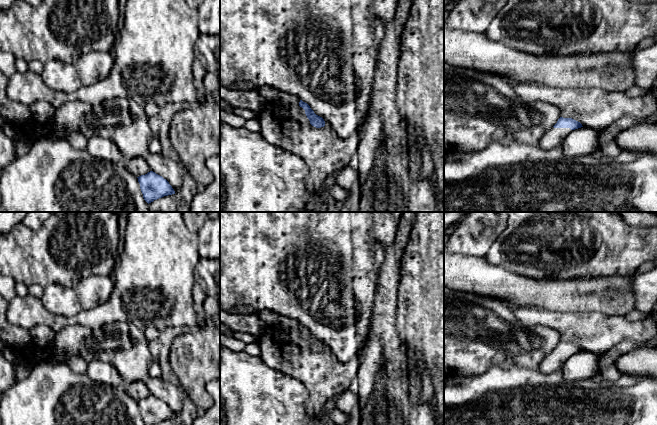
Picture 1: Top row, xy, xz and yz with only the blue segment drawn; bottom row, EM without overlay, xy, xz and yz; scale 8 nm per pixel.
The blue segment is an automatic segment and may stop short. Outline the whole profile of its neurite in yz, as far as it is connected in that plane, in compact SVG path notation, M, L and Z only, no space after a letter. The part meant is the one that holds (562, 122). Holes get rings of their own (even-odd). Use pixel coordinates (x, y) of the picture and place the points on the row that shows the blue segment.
M560 117L557 123L543 135L539 146L544 150L551 150L559 146L569 133L581 127L582 124L572 118Z

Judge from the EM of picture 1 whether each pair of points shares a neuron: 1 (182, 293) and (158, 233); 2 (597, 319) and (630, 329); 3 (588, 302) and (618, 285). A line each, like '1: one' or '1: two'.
1: one
2: one
3: one

